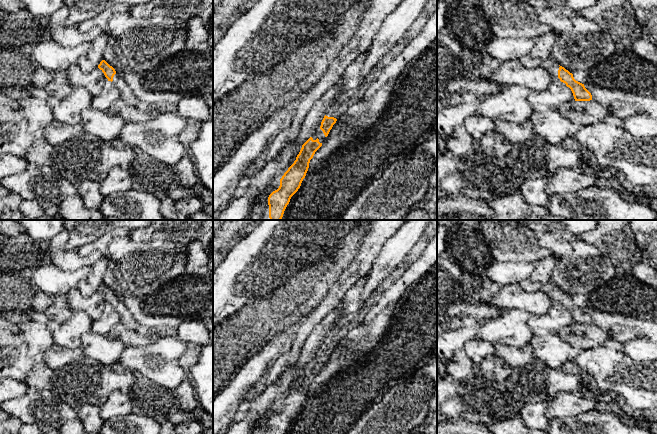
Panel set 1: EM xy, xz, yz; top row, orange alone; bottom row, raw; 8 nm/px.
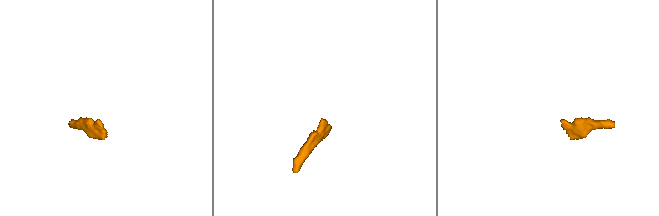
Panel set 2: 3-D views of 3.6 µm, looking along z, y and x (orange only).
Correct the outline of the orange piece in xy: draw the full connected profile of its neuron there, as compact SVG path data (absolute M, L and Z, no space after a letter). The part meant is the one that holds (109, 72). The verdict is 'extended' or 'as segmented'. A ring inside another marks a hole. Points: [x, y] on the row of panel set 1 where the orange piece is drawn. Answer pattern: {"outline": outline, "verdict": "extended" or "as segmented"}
{"outline": "M102 60L98 68L104 73L108 81L111 81L121 93L121 99L130 105L135 105L138 99L132 89L119 76L115 69L110 66L105 60Z", "verdict": "extended"}

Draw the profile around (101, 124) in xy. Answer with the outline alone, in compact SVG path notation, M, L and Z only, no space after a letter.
M90 107L82 112L81 124L86 133L111 143L119 138L126 121L108 111Z

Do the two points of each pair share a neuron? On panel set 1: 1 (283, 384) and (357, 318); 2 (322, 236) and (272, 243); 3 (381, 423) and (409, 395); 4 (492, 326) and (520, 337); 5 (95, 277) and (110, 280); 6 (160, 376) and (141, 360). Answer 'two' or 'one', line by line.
1: two
2: one
3: one
4: one
5: two
6: one

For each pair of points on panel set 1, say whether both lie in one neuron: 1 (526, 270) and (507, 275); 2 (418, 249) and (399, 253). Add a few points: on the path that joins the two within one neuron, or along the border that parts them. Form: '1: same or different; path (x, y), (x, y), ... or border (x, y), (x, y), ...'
1: same; path (521, 271), (512, 272)
2: different; border (423, 231), (406, 258), (397, 267)

